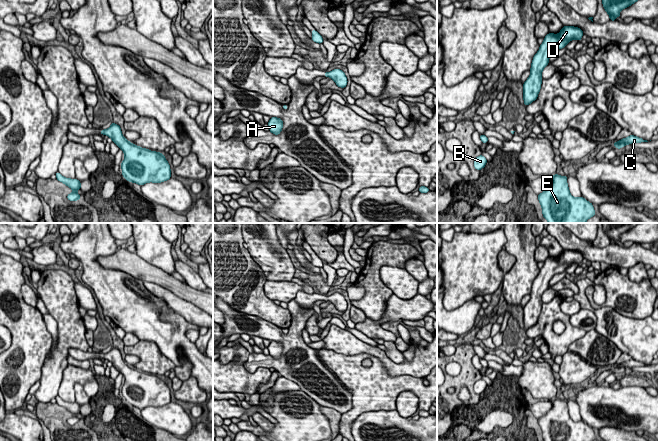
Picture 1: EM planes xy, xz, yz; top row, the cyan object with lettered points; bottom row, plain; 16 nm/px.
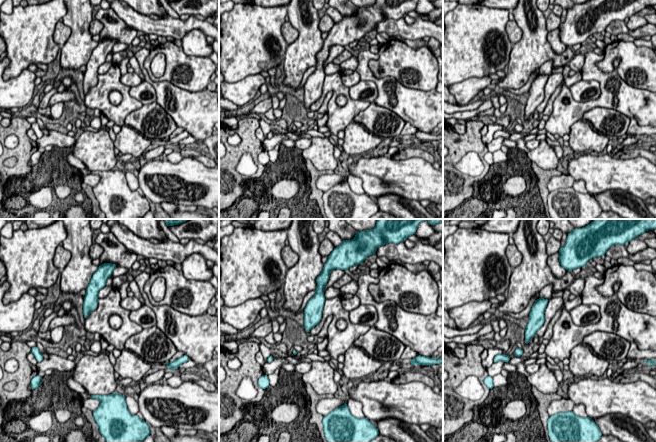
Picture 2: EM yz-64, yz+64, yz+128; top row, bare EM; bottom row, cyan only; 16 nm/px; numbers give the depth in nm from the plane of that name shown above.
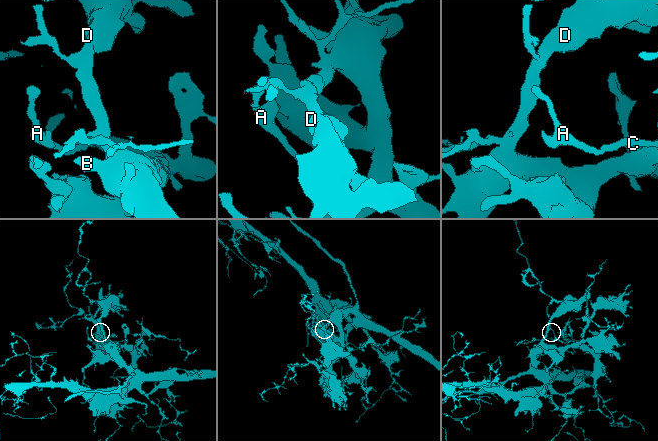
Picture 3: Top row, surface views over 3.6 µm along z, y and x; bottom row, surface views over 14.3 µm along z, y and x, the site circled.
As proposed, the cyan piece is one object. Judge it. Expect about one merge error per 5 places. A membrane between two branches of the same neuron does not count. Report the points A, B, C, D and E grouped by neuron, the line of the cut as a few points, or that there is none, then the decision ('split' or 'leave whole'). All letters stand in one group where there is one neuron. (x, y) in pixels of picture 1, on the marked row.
groups A B C D E; cut none; leave whole

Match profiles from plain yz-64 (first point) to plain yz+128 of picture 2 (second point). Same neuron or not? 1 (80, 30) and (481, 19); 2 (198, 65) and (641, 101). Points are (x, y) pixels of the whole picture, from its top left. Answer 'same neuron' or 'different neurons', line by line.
1: different neurons
2: different neurons

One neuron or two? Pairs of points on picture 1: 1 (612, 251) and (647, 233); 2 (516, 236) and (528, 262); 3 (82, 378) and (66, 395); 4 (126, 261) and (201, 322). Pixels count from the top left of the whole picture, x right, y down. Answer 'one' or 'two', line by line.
1: two
2: one
3: one
4: two

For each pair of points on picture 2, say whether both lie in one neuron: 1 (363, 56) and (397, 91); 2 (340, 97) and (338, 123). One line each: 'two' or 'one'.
1: one
2: one

